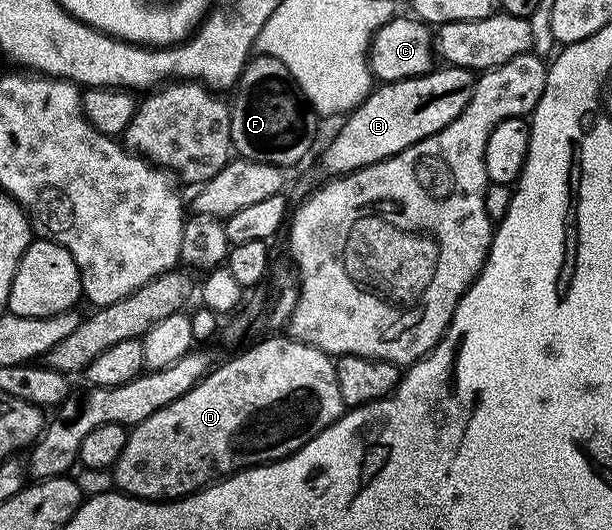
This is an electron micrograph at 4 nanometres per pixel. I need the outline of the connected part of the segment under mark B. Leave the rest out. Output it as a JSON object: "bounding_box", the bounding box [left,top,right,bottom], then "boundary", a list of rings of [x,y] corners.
{"bounding_box":[322,67,475,177],"boundary":[[[438,67],[419,77],[387,81],[371,88],[370,94],[350,110],[343,120],[347,121],[327,143],[322,153],[323,171],[330,177],[345,177],[436,135],[468,107],[475,80],[469,69]]]}

